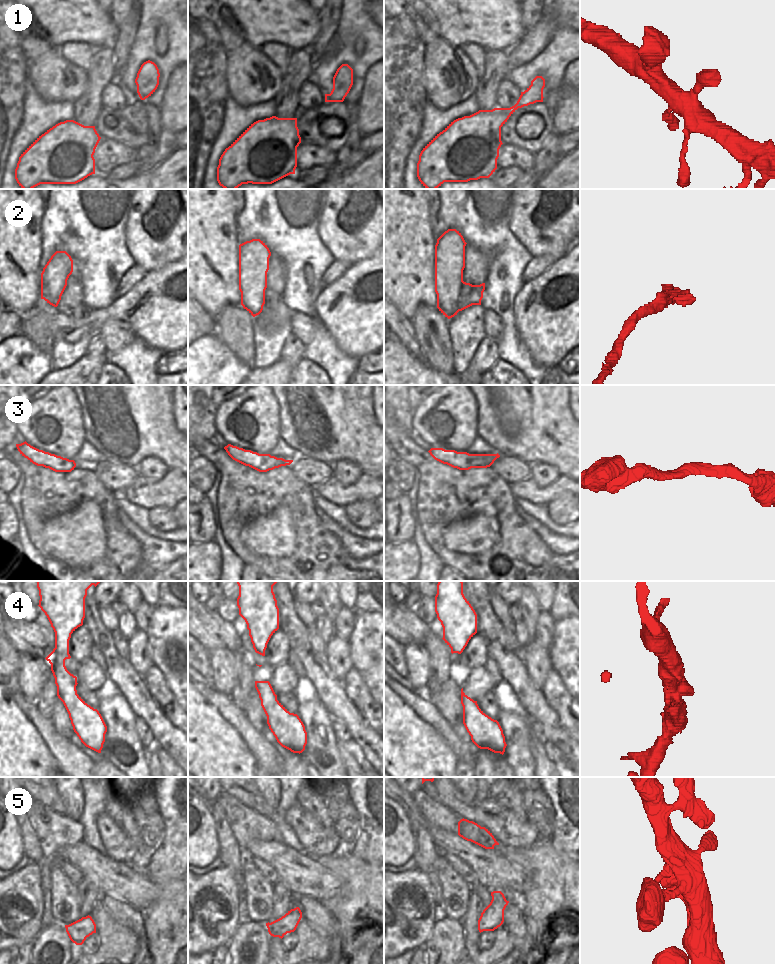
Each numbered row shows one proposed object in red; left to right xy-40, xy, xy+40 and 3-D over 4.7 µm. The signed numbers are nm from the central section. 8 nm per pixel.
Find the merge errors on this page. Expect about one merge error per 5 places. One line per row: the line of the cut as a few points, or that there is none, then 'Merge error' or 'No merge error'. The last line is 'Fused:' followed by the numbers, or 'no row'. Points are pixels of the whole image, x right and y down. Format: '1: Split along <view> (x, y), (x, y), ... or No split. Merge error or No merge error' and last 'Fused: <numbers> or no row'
1: No split. No merge error
2: Split along xy+40 (463, 281), (461, 295), (457, 304), (458, 310). Merge error
3: No split. No merge error
4: No split. No merge error
5: No split. No merge error
Fused: 2

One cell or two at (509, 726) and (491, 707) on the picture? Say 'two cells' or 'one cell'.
two cells

